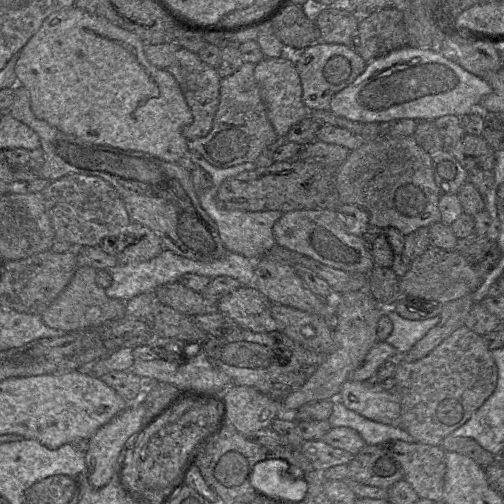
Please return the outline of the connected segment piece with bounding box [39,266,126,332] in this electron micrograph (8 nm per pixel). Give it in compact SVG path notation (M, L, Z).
M90 266L76 269L62 293L39 315L46 326L63 332L81 331L125 316L126 301L109 298L96 283L96 274L97 270Z

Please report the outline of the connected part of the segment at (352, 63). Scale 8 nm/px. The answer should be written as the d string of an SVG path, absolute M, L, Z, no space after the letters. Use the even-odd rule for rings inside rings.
M317 41L303 51L292 53L302 87L302 101L309 111L329 110L332 97L364 72L367 63L353 46Z

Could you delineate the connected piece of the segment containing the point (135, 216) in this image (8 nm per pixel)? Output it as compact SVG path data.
M17 83L14 87L14 101L8 112L13 118L29 126L39 136L40 147L44 152L44 164L39 170L39 177L54 181L69 174L98 176L117 191L125 204L130 220L152 229L160 237L164 249L201 262L218 260L227 252L220 238L217 225L200 205L199 194L194 188L188 164L167 162L145 152L93 144L66 134L39 119L33 113L29 92L22 84Z

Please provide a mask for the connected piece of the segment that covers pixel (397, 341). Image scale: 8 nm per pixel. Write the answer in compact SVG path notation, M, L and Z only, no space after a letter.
M383 307L383 315L387 316L393 325L385 342L393 346L399 354L409 351L439 321L438 316L424 320L407 320L387 307Z

